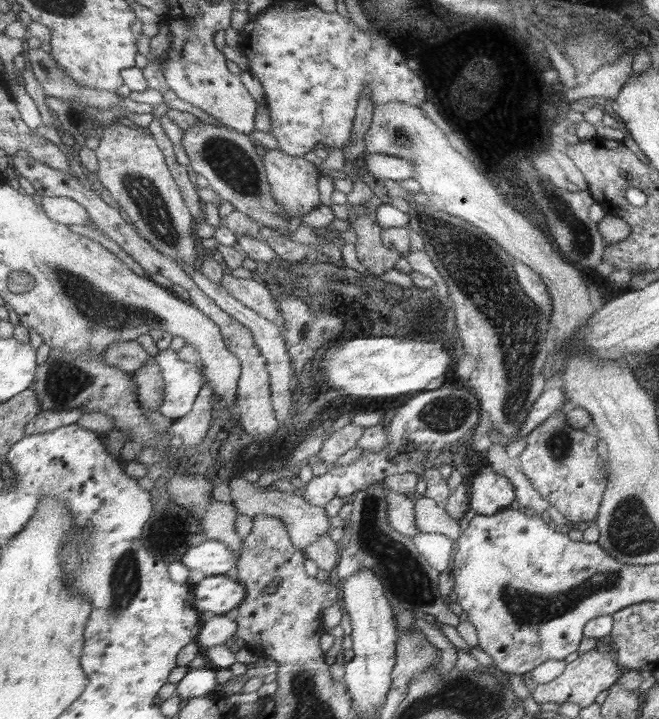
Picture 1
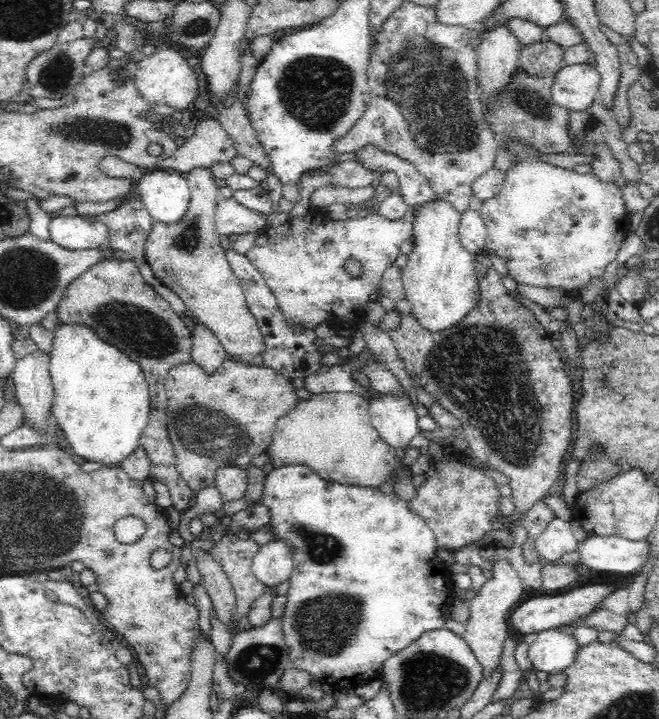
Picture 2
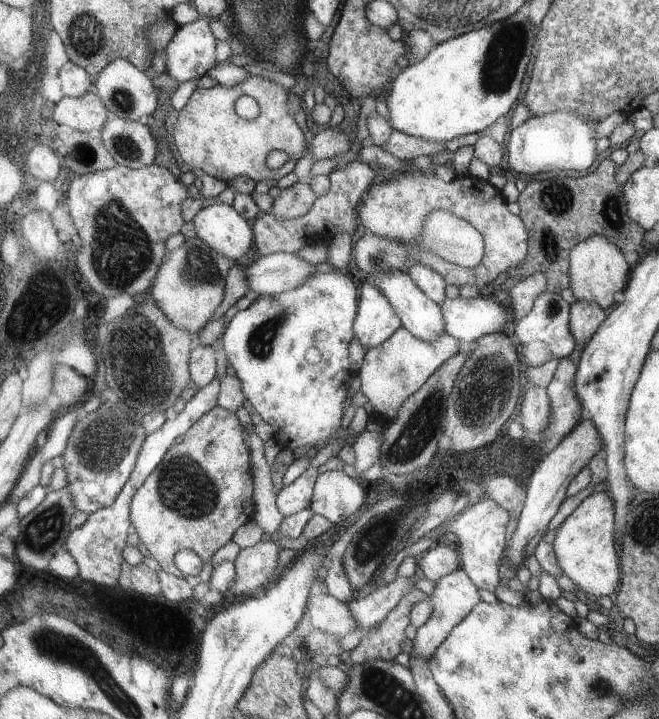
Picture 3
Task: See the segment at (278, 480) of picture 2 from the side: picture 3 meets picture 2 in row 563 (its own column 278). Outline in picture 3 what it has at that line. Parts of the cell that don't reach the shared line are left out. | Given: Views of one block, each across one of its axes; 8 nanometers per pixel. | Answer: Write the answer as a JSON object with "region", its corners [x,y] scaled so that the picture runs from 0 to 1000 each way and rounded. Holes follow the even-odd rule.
{"region":[[[508,376],[508,378],[475,378],[457,398],[451,398],[448,403],[439,403],[432,409],[417,409],[417,412],[393,412],[375,431],[360,434],[360,439],[354,442],[354,448],[347,451],[344,462],[341,462],[341,484],[344,484],[344,495],[347,495],[347,509],[357,512],[360,526],[369,534],[369,545],[375,551],[375,556],[384,562],[384,567],[390,570],[390,576],[417,598],[417,612],[423,615],[423,620],[429,626],[448,626],[454,620],[487,620],[490,612],[496,615],[508,615],[511,609],[520,606],[533,606],[530,598],[517,598],[520,592],[520,579],[524,579],[524,556],[530,551],[530,529],[539,526],[539,520],[533,520],[533,498],[530,498],[530,481],[539,473],[539,451],[542,451],[542,439],[545,439],[545,428],[548,428],[548,417],[551,417],[551,403],[545,412],[545,398],[536,392],[536,387],[520,378],[520,376]]]}

